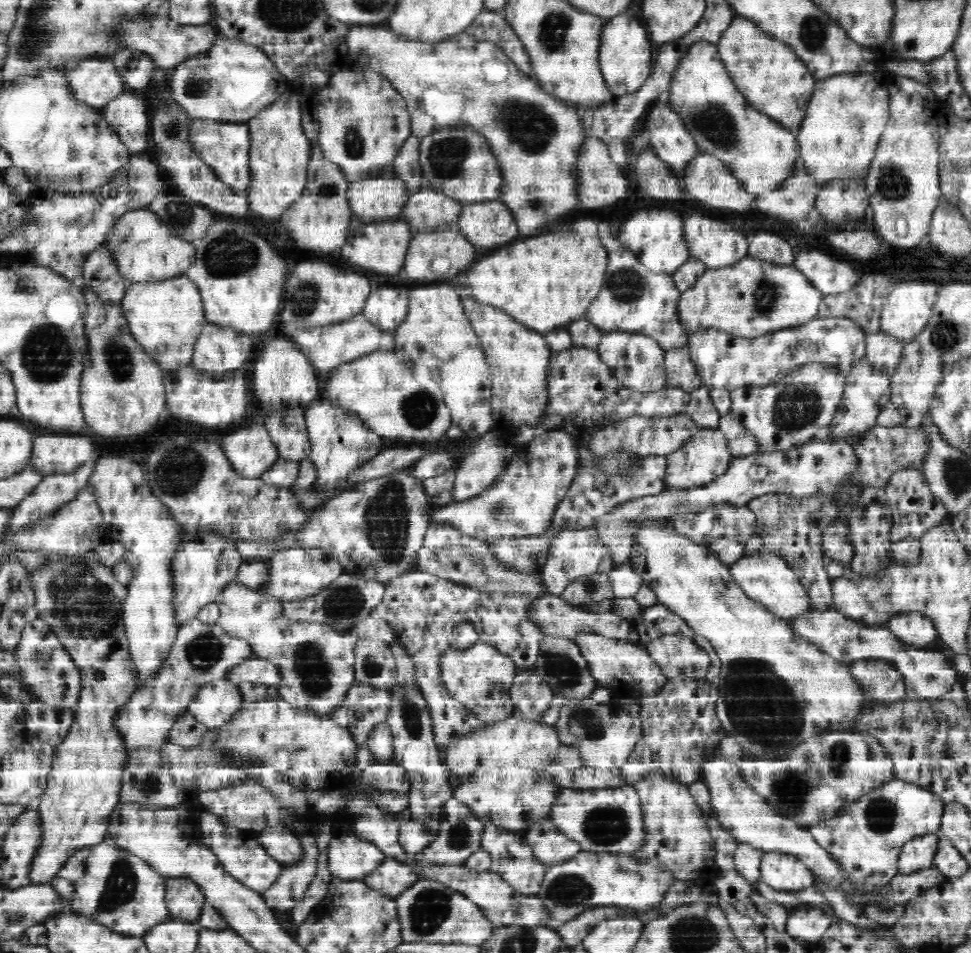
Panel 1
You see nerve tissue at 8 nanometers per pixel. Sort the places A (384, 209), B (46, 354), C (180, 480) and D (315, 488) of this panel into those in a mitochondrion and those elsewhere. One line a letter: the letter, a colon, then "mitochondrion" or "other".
A: other
B: mitochondrion
C: mitochondrion
D: other

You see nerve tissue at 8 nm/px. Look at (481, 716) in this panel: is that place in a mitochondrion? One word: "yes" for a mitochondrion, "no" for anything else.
no

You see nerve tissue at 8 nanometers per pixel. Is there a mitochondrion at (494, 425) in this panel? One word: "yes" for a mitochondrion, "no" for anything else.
no

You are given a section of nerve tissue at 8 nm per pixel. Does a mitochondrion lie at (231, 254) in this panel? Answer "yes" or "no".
yes

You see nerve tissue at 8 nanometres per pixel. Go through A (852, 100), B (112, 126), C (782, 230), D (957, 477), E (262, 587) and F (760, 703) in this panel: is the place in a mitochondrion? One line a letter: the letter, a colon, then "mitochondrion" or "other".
A: other
B: other
C: other
D: mitochondrion
E: other
F: mitochondrion

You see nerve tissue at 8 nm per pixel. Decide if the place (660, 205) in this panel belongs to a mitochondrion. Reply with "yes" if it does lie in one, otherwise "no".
no

